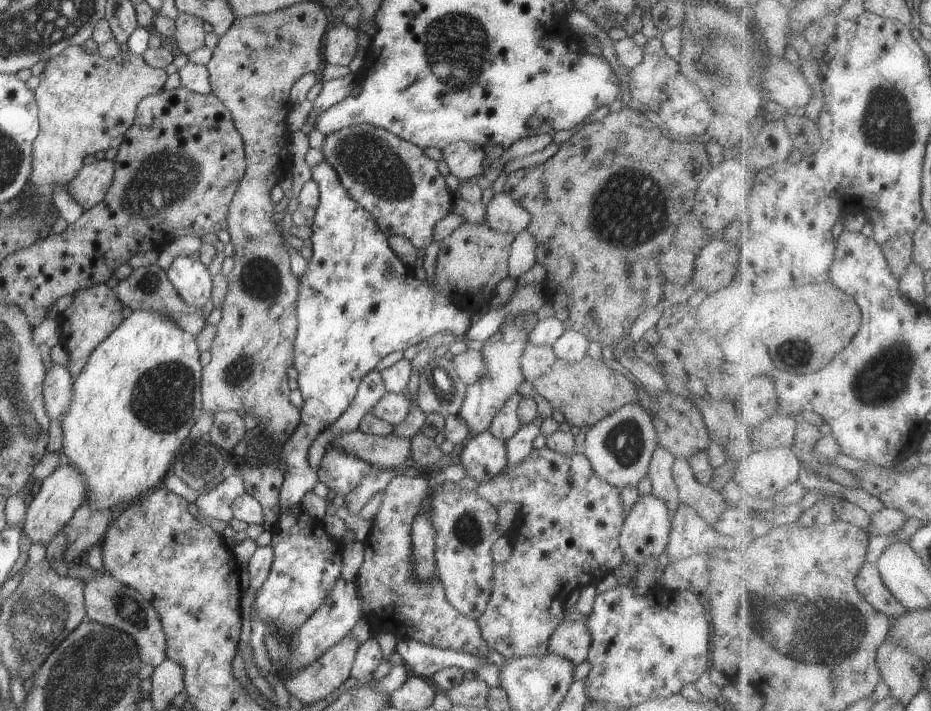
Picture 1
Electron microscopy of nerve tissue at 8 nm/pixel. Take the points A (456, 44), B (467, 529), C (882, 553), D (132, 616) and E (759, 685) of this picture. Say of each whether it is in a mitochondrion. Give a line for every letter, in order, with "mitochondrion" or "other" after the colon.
A: mitochondrion
B: mitochondrion
C: other
D: mitochondrion
E: other

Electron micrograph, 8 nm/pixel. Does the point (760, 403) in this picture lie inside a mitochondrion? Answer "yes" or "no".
no

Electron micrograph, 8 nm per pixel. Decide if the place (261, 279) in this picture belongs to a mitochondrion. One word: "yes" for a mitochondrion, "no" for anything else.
yes

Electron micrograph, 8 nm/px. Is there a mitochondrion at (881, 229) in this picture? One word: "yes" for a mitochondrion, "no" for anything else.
no

